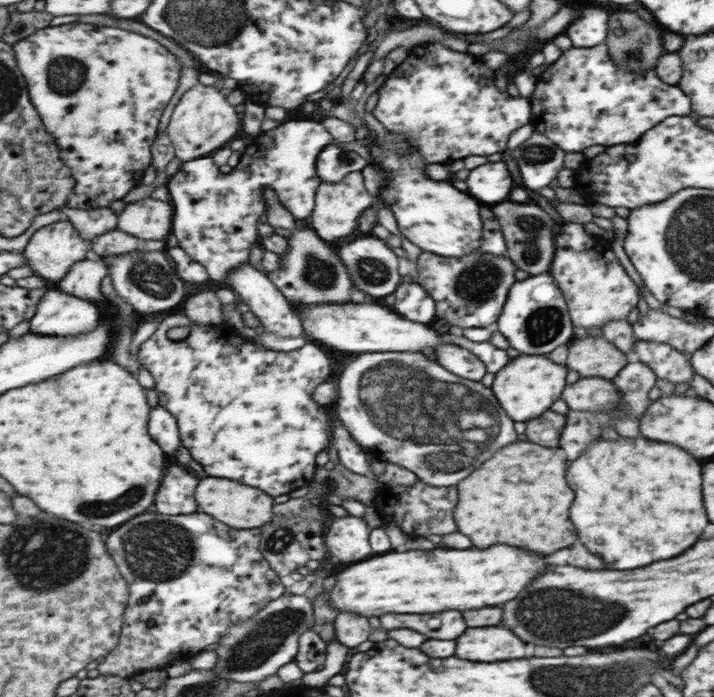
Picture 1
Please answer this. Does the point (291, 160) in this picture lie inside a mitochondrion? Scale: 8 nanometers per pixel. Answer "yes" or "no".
no

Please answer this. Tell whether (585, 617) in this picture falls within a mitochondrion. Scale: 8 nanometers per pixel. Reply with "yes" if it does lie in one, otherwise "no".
yes

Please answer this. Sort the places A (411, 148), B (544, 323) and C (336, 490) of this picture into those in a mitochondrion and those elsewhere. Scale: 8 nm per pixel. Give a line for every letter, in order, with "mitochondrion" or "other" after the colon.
A: other
B: mitochondrion
C: other

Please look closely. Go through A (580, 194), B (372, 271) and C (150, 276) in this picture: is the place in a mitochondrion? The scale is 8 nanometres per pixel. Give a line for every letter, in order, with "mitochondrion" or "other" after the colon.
A: other
B: mitochondrion
C: mitochondrion

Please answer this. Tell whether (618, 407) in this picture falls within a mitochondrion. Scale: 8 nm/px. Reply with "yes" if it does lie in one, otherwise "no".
no

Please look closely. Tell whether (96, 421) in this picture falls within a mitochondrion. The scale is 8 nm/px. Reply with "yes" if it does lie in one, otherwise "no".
no

